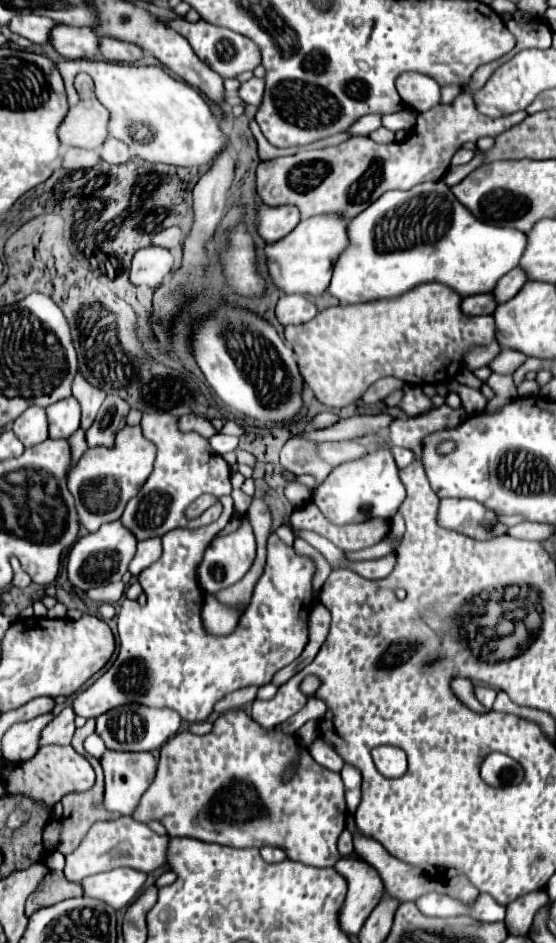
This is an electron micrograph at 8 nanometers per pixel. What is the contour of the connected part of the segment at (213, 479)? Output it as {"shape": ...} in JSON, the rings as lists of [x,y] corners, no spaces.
{"shape":[[[144,412],[140,426],[144,436],[158,446],[158,456],[148,482],[142,486],[138,496],[128,502],[122,514],[122,524],[128,530],[132,530],[138,540],[146,540],[152,536],[164,536],[174,528],[202,528],[214,522],[222,512],[222,504],[210,506],[204,514],[200,514],[194,520],[186,520],[184,510],[202,494],[224,496],[232,492],[230,466],[226,464],[226,460],[220,454],[216,454],[210,442],[200,434],[182,432],[178,428],[178,416]]]}

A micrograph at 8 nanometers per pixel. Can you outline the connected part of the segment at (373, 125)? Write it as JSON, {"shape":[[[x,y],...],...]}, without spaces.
{"shape":[[[368,114],[368,116],[362,116],[358,118],[346,132],[348,134],[370,134],[372,130],[376,130],[380,126],[380,116],[378,114]]]}

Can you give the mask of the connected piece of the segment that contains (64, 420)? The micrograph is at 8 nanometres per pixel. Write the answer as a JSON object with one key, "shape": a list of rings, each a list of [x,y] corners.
{"shape":[[[74,396],[46,406],[50,438],[70,438],[80,428],[80,406]]]}

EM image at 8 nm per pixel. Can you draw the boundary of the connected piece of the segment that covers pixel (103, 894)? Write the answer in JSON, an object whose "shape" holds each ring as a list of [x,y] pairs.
{"shape":[[[114,868],[108,872],[86,876],[82,880],[82,890],[84,896],[102,900],[118,910],[128,906],[136,898],[144,880],[146,880],[144,872],[132,868]]]}

